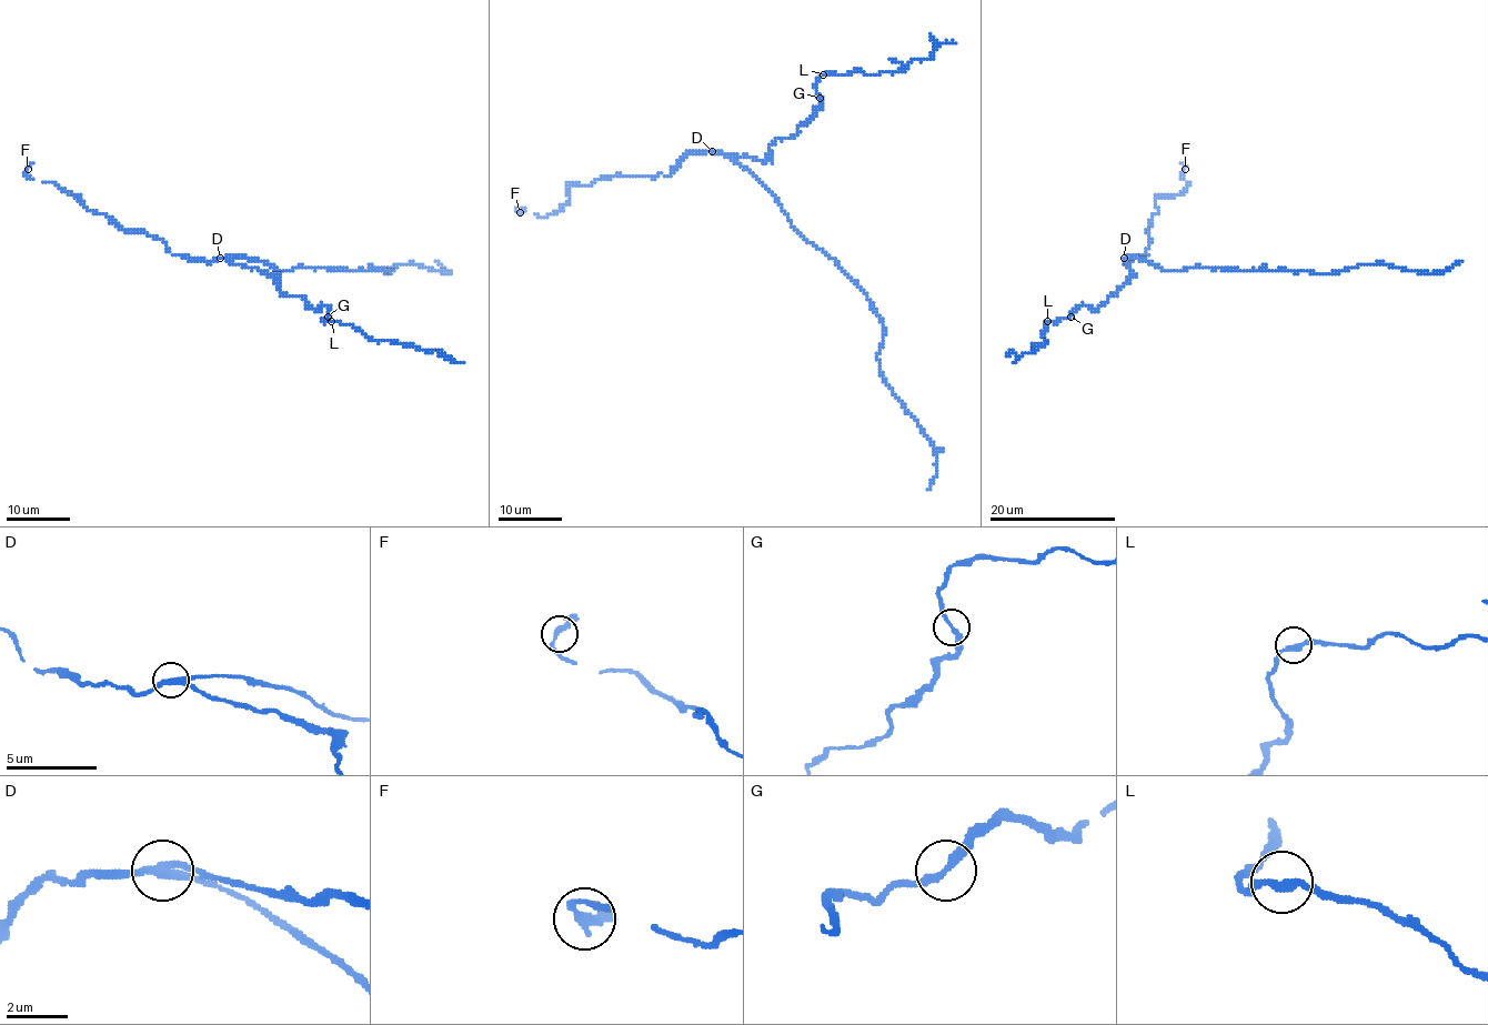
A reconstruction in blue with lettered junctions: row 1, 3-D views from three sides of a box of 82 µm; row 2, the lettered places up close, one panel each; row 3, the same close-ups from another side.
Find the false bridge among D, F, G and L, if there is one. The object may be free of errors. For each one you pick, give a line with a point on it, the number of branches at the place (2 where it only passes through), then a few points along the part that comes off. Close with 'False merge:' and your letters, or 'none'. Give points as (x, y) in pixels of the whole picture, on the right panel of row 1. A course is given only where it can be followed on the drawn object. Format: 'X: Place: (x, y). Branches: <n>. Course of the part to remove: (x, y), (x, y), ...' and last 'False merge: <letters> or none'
D: Place: (1124, 258). Branches: 3. Course of the part to remove: (1124, 258), (1145, 259), (1170, 271), (1197, 267), (1320, 274), (1388, 263), (1428, 274), (1463, 260)
False merge: D

